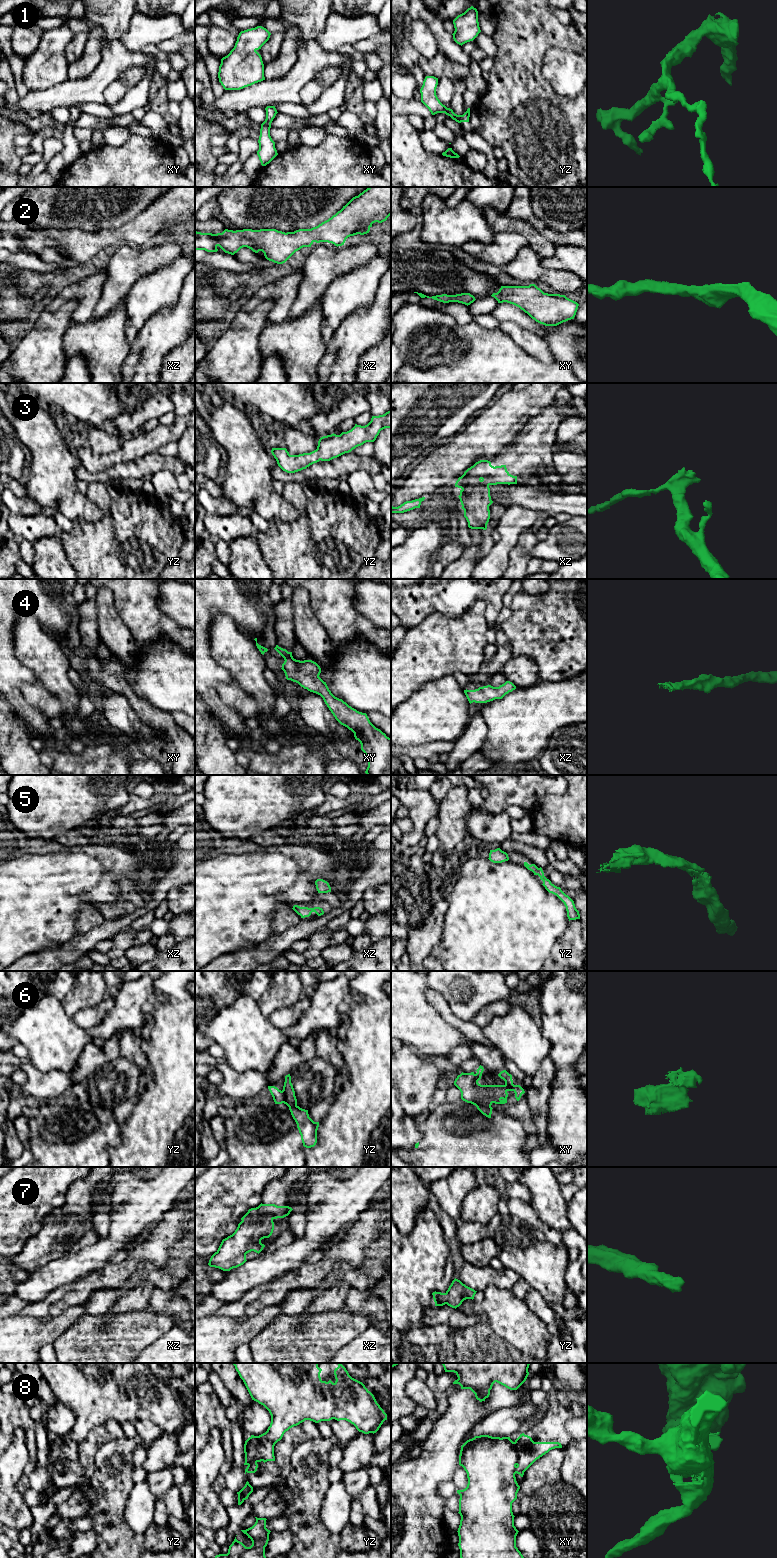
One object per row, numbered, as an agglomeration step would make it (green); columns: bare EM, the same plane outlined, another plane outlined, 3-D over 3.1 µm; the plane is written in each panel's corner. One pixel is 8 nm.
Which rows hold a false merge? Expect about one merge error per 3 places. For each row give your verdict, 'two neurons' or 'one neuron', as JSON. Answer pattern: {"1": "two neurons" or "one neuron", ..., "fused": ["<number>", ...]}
{"1": "one neuron", "2": "one neuron", "3": "one neuron", "4": "one neuron", "5": "one neuron", "6": "two neurons", "7": "one neuron", "8": "two neurons", "fused": ["6", "8"]}

